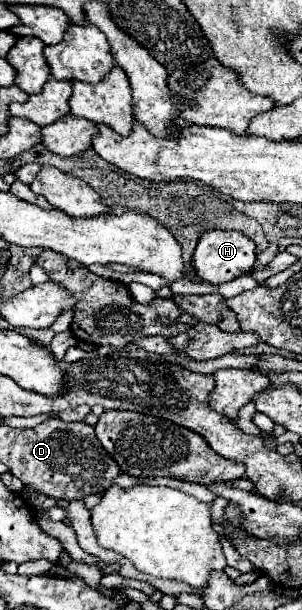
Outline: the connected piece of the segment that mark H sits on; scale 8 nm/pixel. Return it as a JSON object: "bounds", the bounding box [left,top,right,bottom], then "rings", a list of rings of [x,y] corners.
{"bounds":[192,230,256,284],"rings":[[[208,230],[198,240],[192,258],[192,268],[204,282],[222,284],[248,272],[254,266],[254,262],[256,262],[256,244],[248,236],[244,236],[238,230]]]}

